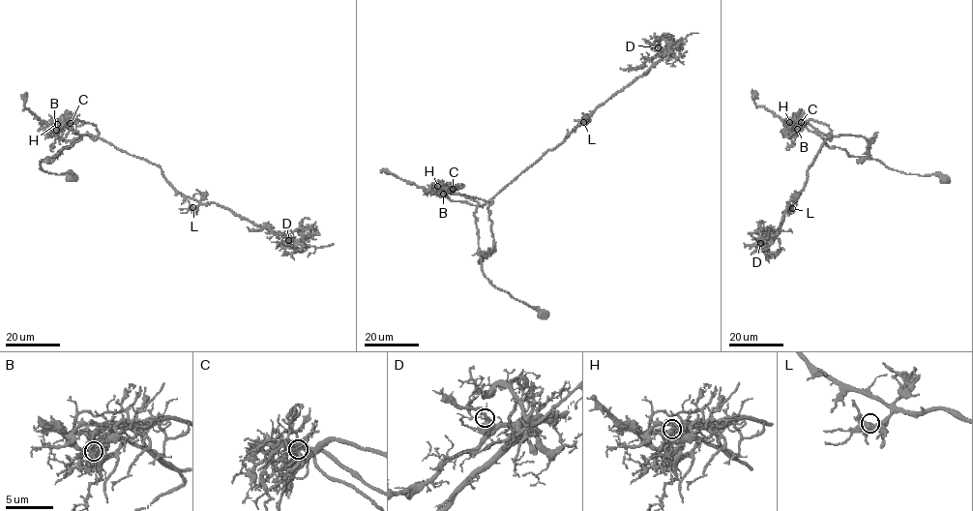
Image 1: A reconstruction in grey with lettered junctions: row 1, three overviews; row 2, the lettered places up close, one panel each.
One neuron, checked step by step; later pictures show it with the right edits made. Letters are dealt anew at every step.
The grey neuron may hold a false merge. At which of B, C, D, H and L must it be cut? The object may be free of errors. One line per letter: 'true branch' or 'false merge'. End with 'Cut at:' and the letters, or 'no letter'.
B: false merge
C: true branch
D: true branch
H: true branch
L: true branch
Cut at: B

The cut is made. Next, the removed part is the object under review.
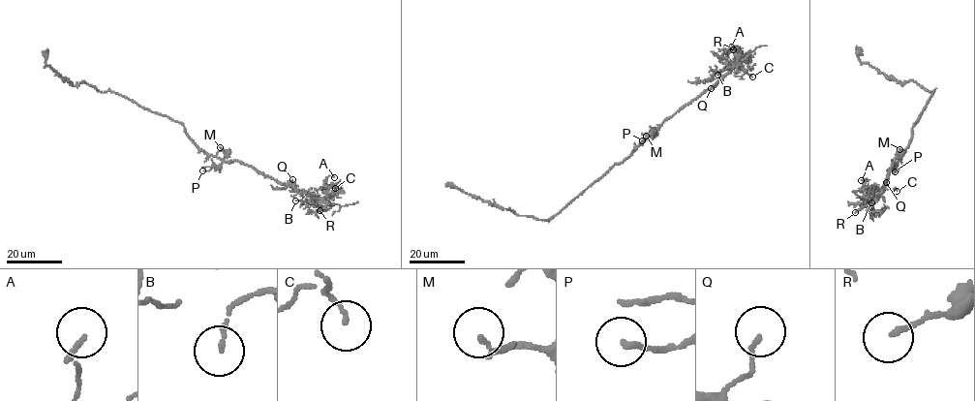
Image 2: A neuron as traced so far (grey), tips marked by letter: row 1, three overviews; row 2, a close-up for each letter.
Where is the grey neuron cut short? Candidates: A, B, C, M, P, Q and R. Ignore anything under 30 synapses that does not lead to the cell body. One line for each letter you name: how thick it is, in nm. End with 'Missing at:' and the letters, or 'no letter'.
Missing at: no letter

